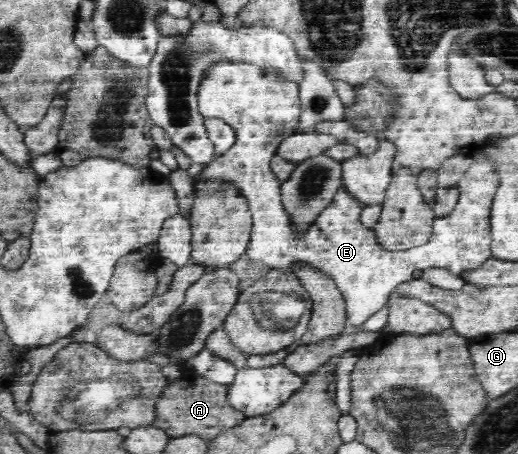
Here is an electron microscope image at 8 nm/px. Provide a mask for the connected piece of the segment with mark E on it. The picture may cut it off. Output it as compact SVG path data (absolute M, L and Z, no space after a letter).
M222 62L207 71L207 77L201 82L199 91L198 110L207 119L221 118L231 128L235 128L236 143L219 158L212 161L201 174L201 181L223 177L225 180L233 180L238 183L244 197L248 200L252 213L252 232L246 254L252 261L265 264L270 269L285 273L299 273L301 269L318 270L323 275L329 276L342 293L346 301L347 322L352 326L361 326L372 315L375 315L389 301L389 295L396 291L399 284L410 280L415 270L425 270L429 267L447 269L454 275L461 276L469 271L477 270L492 257L491 251L491 227L489 215L491 215L491 203L495 197L495 191L499 187L499 174L496 173L494 161L490 161L483 155L483 149L477 149L472 155L473 163L463 175L461 181L455 186L459 189L460 199L457 207L449 214L441 218L435 218L435 235L425 245L411 247L405 251L389 251L383 249L377 241L374 229L365 227L360 220L362 204L352 197L352 193L341 184L341 189L333 202L319 214L316 223L303 237L295 237L291 229L289 216L282 207L280 186L275 173L271 170L271 159L275 157L279 145L295 135L301 133L299 116L301 113L299 88L293 82L279 81L273 73L263 73L257 66L250 63Z

